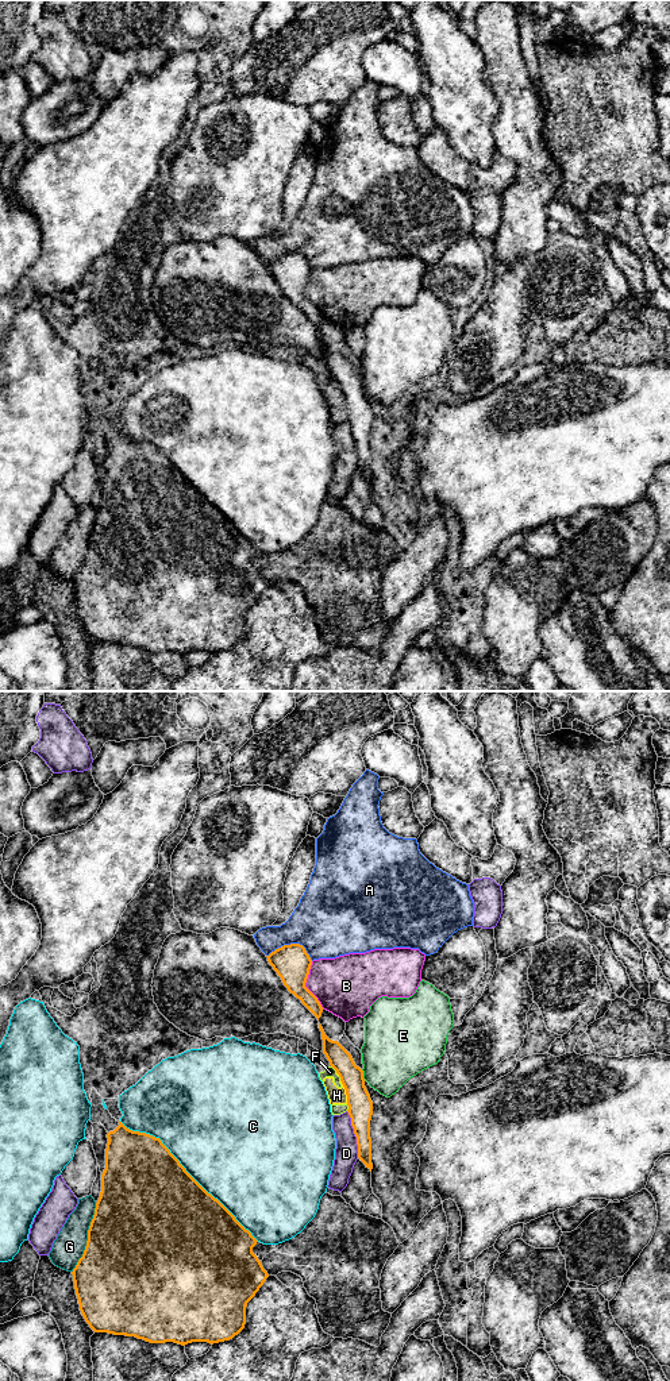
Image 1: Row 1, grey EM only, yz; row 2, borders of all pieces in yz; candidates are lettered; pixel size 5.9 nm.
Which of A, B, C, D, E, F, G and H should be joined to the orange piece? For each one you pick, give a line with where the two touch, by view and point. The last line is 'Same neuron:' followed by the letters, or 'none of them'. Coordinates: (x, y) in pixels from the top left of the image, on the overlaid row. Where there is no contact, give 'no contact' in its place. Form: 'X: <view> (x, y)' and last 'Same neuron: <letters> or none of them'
Same neuron: none of them

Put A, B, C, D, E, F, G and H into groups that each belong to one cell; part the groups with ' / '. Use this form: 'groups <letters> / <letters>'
groups A / B / C / D / E / F G H

